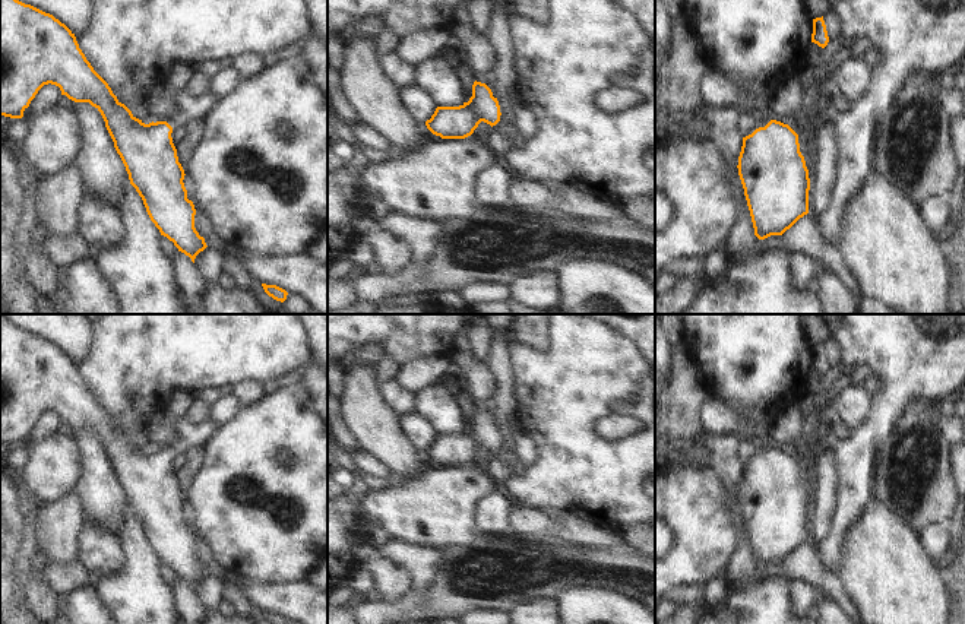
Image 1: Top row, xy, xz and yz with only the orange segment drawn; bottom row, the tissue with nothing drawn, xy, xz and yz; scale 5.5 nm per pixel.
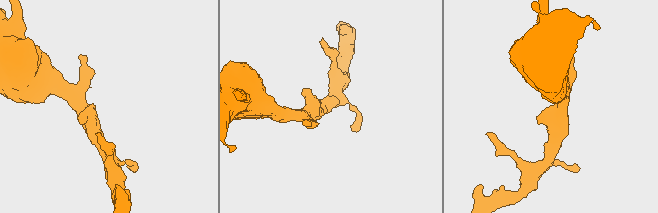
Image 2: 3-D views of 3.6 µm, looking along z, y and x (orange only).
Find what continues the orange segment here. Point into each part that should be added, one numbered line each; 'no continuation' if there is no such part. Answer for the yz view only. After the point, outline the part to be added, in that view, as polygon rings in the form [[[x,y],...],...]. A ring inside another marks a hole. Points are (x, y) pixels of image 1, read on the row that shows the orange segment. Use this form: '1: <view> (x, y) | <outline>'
no continuation

